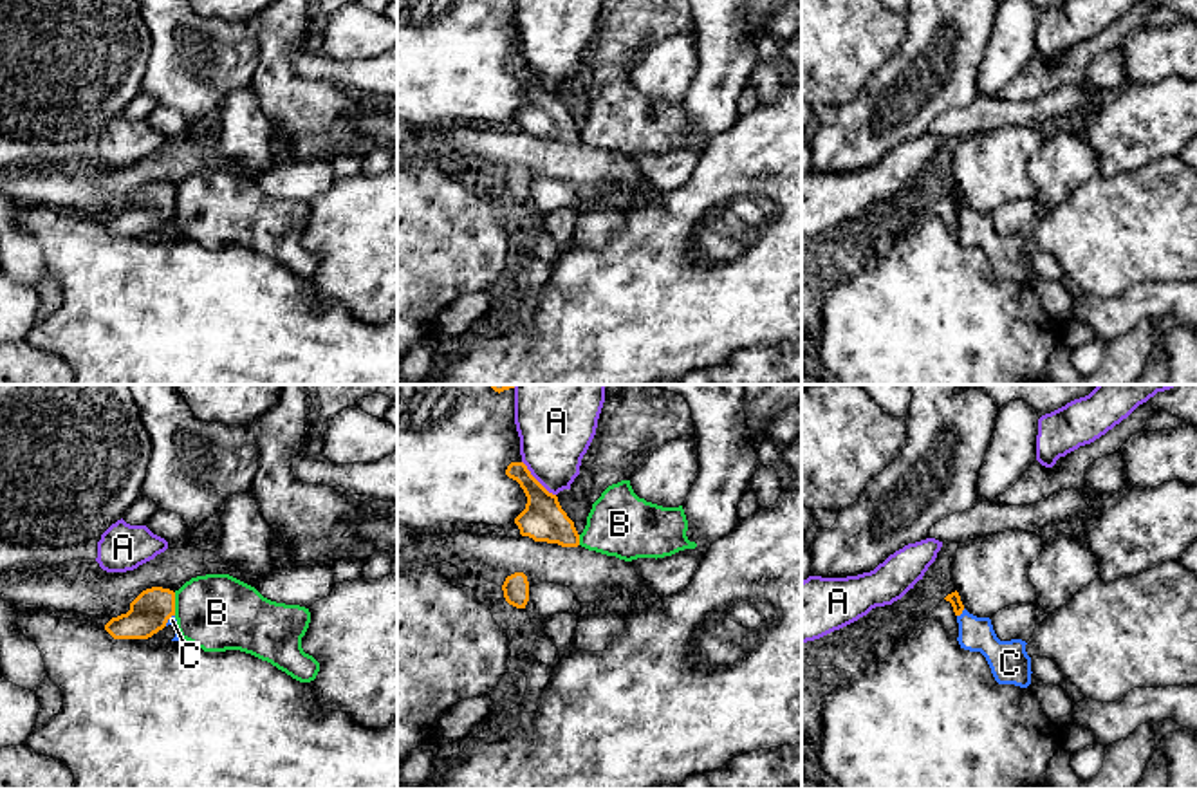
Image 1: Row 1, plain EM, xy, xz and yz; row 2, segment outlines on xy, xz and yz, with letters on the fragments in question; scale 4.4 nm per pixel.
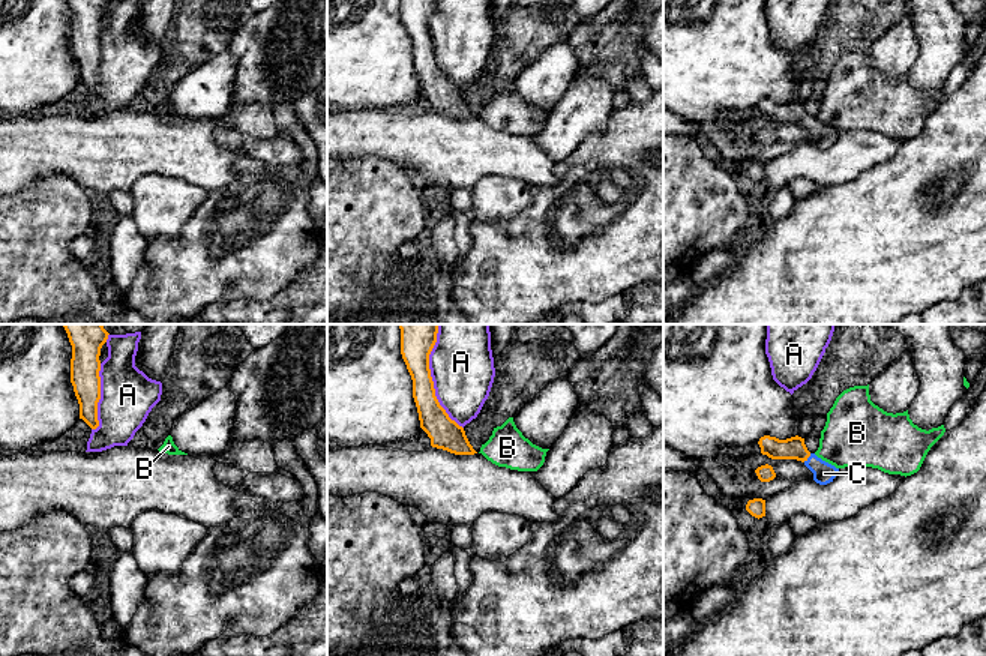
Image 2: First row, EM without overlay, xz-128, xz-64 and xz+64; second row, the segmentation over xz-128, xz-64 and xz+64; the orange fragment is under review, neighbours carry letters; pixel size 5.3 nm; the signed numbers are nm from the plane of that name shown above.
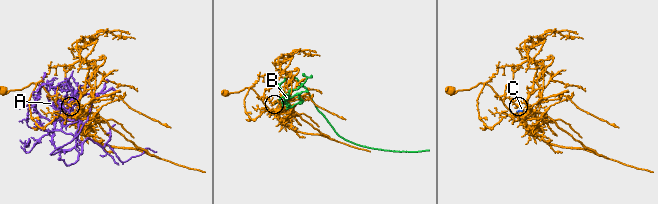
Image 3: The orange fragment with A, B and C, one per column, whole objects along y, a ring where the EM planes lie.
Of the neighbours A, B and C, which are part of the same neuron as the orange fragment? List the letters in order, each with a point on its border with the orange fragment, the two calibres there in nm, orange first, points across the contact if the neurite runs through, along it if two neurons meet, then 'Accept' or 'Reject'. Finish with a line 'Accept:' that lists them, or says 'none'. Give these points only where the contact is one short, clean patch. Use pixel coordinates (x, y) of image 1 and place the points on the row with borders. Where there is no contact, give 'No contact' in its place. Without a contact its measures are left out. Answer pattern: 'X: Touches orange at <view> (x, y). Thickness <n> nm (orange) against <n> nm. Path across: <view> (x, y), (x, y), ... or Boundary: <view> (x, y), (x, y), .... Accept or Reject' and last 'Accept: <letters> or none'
A: Touches orange at xz (535, 479). Thickness 190 nm (orange) against 340 nm. Reject
B: Touches orange at xy (174, 603). Thickness 180 nm (orange) against 340 nm. Boundary: xy (174, 593), (176, 614). Reject
C: Touches orange at yz (961, 612). Thickness 60 nm (orange) against 160 nm. Path across: yz (954, 598), (961, 612), (975, 634). Accept
Accept: C

